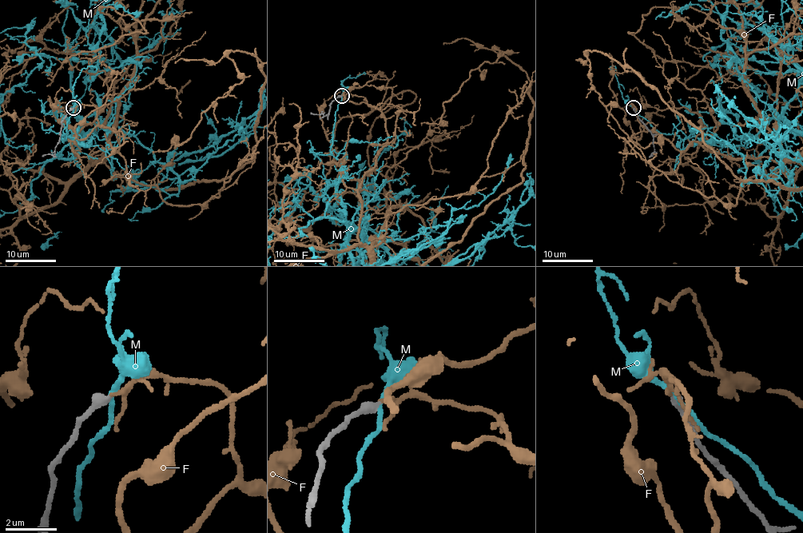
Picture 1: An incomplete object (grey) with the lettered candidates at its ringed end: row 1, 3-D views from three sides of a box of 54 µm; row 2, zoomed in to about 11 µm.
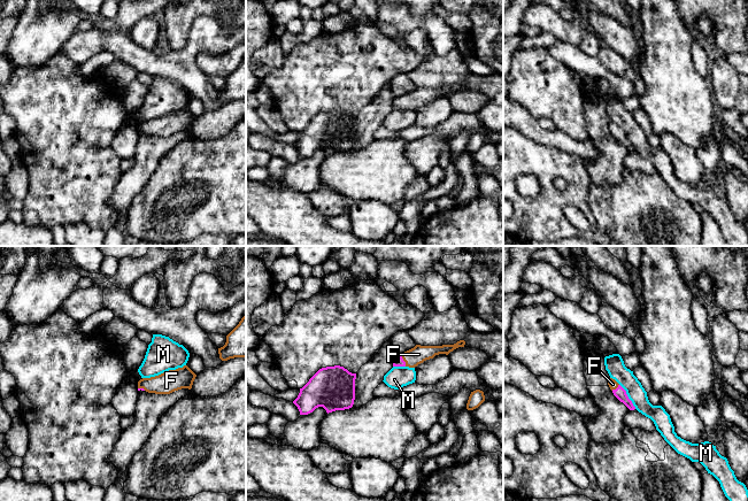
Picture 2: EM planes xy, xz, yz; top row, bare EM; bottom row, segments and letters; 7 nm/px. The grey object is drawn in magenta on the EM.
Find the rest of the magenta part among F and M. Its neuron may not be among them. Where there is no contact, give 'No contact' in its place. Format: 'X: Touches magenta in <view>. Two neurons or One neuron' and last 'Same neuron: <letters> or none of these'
F: Touches magenta in xz. One neuron
M: Touches magenta in yz. Two neurons
Same neuron: F

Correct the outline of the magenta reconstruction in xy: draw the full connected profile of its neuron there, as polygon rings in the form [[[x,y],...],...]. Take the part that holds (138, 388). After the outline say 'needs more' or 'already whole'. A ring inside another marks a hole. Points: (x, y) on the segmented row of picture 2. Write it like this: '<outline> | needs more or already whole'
[[[187,367],[169,370],[159,376],[142,378],[138,381],[138,391],[155,394],[170,394],[182,388],[192,388],[196,375]]] | needs more

